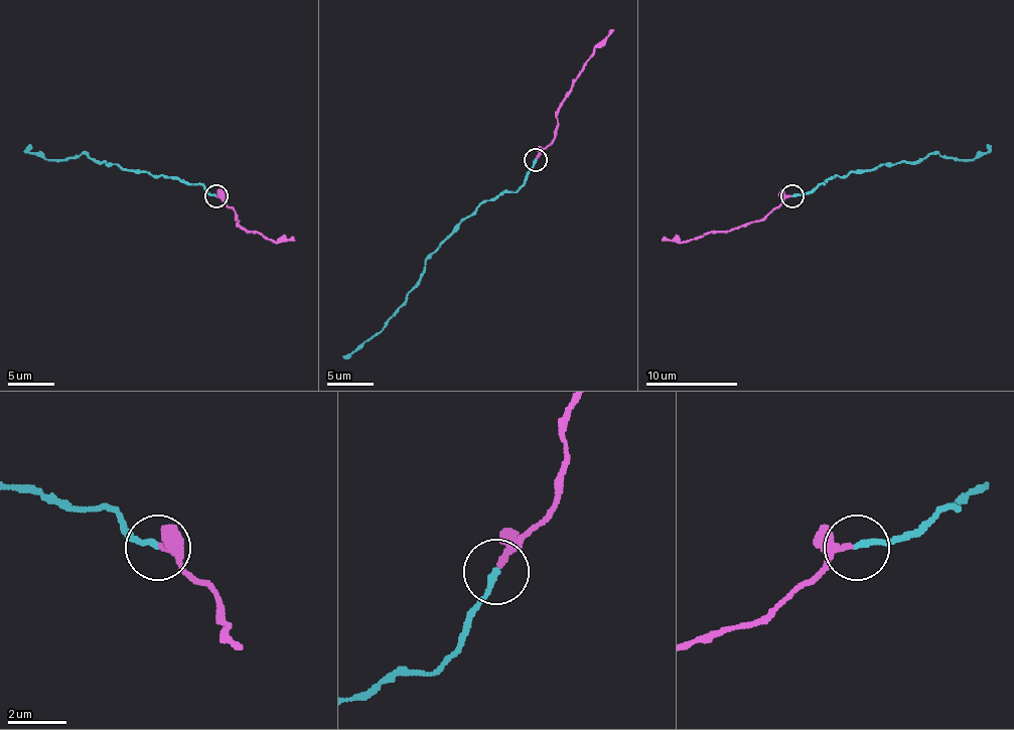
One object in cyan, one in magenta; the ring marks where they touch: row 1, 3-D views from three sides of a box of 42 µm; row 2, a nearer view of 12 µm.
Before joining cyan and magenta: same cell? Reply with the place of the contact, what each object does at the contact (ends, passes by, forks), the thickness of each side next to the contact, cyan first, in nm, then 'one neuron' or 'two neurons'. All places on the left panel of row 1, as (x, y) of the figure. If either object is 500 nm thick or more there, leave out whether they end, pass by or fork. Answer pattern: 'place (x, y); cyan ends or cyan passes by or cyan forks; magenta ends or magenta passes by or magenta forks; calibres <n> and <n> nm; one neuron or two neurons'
place (216, 196); cyan ends; magenta passes by; calibres 200 and 190 nm; one neuron

